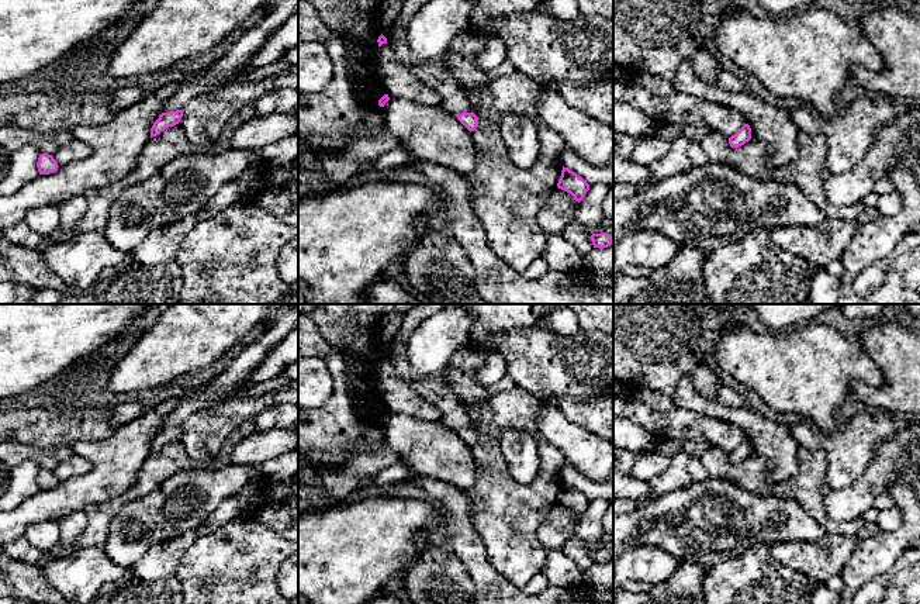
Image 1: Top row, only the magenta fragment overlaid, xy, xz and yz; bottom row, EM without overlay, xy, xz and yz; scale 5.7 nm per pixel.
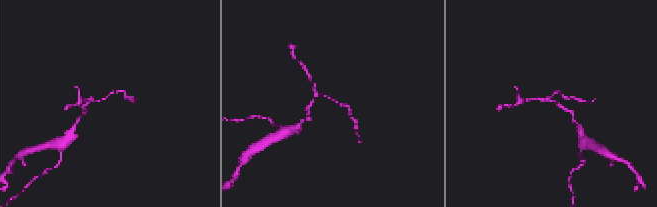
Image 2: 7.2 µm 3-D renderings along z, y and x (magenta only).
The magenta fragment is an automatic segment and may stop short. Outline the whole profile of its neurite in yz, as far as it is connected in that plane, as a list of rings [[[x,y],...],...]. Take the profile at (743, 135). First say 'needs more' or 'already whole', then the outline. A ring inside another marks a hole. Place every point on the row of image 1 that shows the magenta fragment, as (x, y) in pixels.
already whole; [[[744,124],[734,135],[729,138],[731,148],[739,148],[751,139],[751,128],[748,124]]]

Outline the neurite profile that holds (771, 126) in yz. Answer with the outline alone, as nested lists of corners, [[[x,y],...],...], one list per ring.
[[[682,62],[672,82],[675,92],[705,101],[713,101],[741,113],[751,128],[751,139],[768,148],[765,165],[769,169],[786,166],[798,153],[799,128],[785,111],[750,92],[729,92],[717,83],[701,80],[688,62]]]

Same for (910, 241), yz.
[[[920,221],[916,222],[895,246],[892,258],[900,256],[920,246]]]

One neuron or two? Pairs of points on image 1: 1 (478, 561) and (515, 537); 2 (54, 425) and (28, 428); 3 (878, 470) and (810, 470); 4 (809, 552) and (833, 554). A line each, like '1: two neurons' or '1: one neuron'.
1: two neurons
2: one neuron
3: two neurons
4: one neuron

